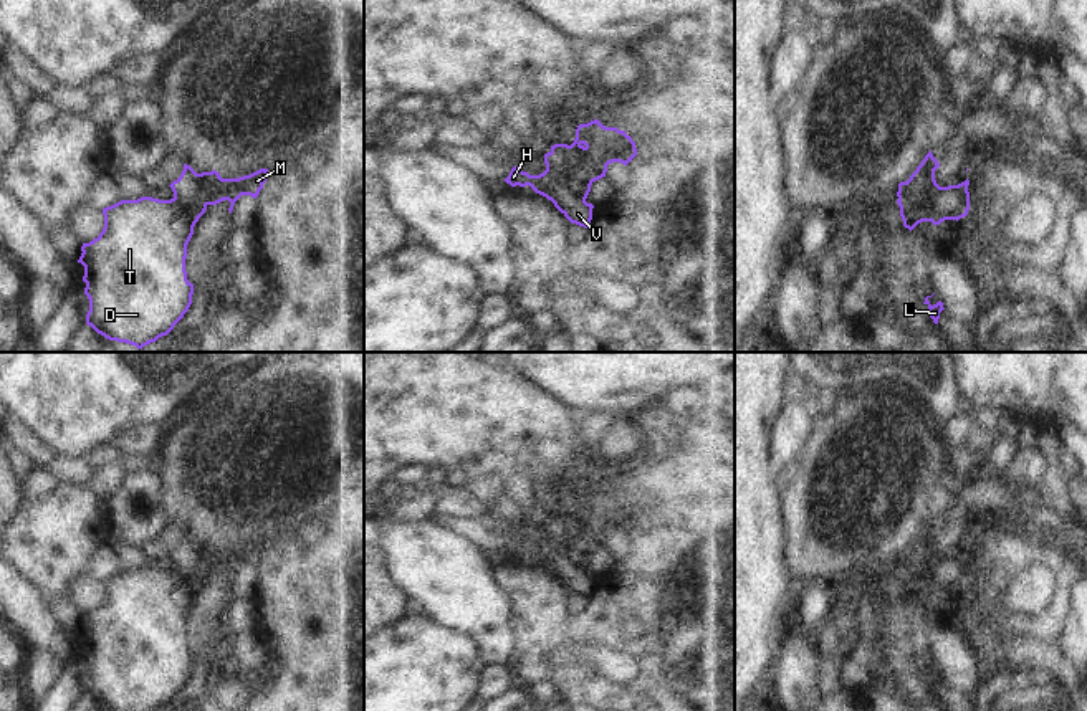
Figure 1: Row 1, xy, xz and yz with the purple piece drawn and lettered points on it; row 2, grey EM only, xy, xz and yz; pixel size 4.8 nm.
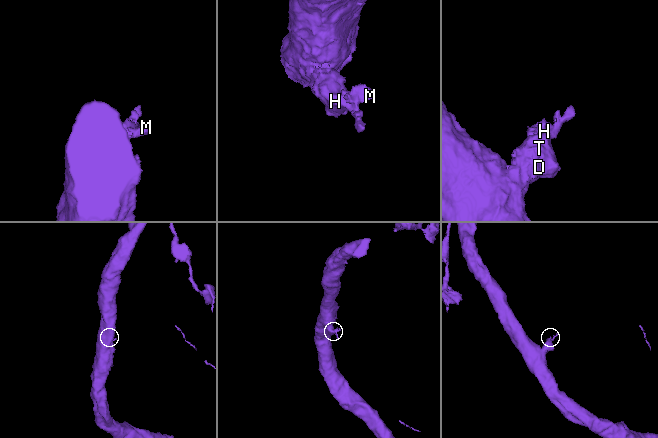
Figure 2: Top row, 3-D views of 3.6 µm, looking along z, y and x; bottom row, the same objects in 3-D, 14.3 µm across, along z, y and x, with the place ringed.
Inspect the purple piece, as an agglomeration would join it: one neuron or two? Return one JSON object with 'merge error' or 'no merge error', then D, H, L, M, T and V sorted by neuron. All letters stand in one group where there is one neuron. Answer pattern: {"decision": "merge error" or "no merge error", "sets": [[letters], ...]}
{"decision": "merge error", "sets": [["D", "H", "L", "T", "V"], ["M"]]}

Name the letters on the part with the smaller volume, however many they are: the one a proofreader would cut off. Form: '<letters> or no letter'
M

